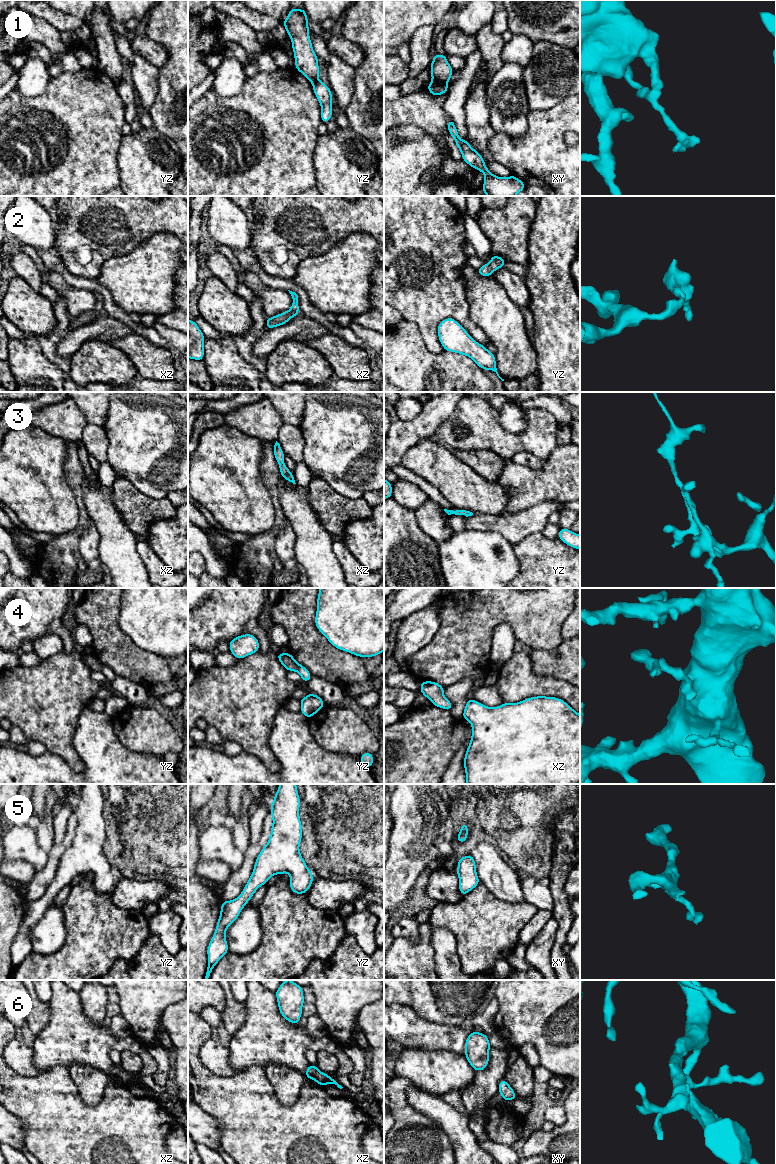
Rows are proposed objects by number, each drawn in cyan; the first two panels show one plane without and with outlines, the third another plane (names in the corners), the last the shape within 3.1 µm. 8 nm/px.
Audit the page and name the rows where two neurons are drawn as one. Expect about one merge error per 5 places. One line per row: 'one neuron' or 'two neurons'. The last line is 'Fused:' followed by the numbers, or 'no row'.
1: two neurons
2: one neuron
3: one neuron
4: one neuron
5: one neuron
6: one neuron
Fused: 1

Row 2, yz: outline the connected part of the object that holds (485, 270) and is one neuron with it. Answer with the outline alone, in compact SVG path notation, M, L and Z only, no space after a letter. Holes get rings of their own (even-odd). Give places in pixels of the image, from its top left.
M491 255L491 260L489 264L482 265L477 272L483 276L491 276L496 269L502 268L505 266L505 260L500 256Z

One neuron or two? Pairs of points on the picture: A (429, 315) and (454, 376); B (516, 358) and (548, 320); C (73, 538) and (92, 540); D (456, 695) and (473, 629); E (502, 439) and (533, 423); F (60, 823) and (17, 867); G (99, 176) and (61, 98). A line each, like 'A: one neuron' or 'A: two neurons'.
A: two neurons
B: two neurons
C: two neurons
D: two neurons
E: one neuron
F: two neurons
G: one neuron

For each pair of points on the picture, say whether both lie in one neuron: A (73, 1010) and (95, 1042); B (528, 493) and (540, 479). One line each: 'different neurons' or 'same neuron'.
A: same neuron
B: same neuron

